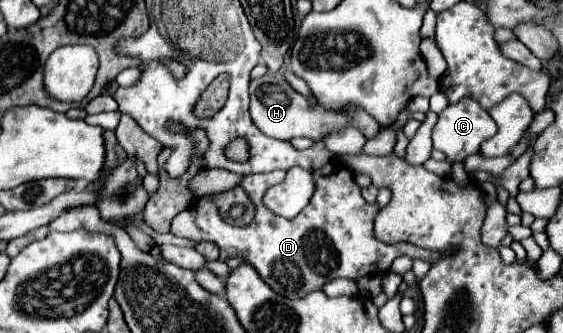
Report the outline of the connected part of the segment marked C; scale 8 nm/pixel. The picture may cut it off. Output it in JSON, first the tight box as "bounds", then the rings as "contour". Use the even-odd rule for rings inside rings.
{"bounds":[432,96,496,162],"contour":[[[468,96],[466,100],[460,100],[458,104],[446,106],[438,114],[438,122],[432,130],[432,142],[434,142],[434,148],[444,152],[450,162],[462,162],[466,156],[476,154],[480,150],[482,142],[486,142],[490,136],[494,136],[494,132],[496,132],[496,124],[490,118],[490,114],[476,100],[470,100],[470,96]]]}

